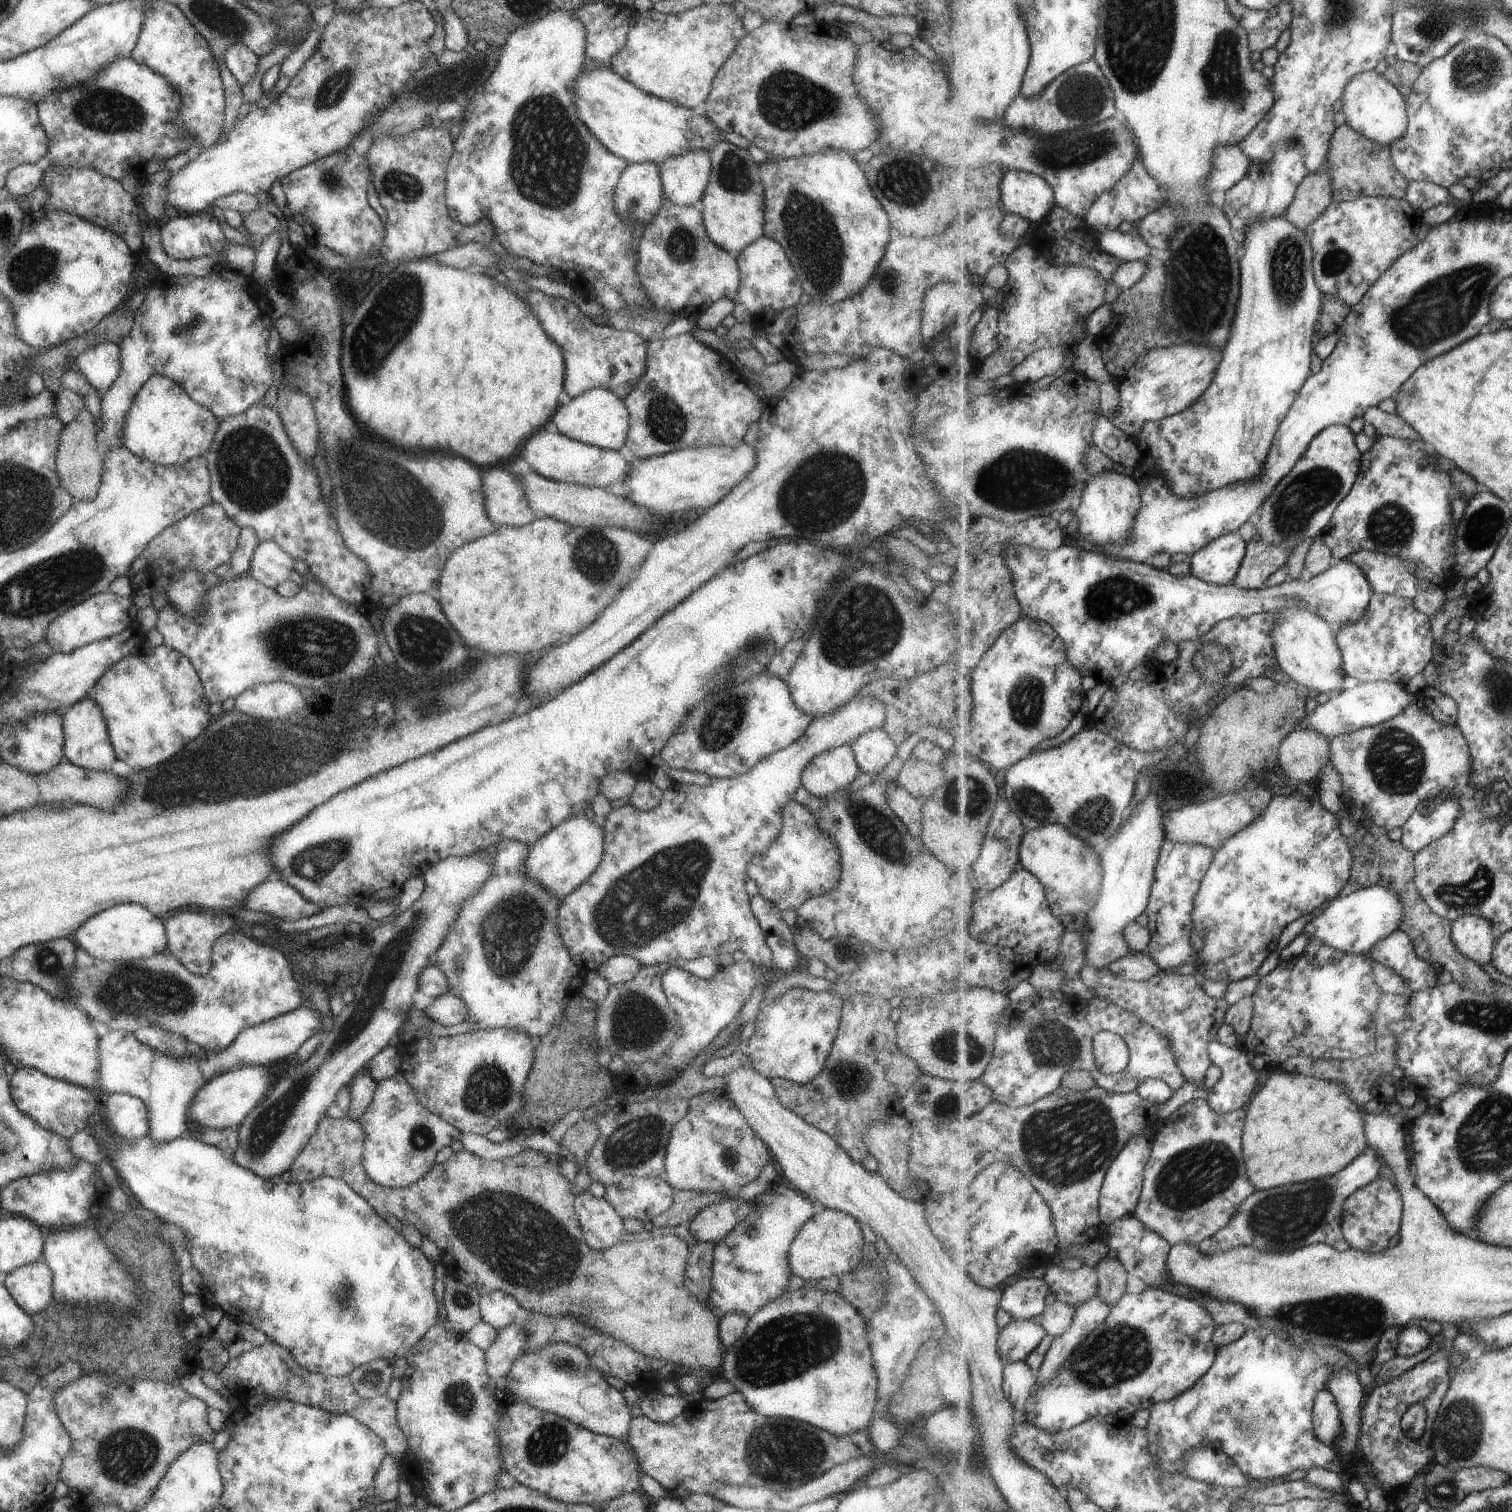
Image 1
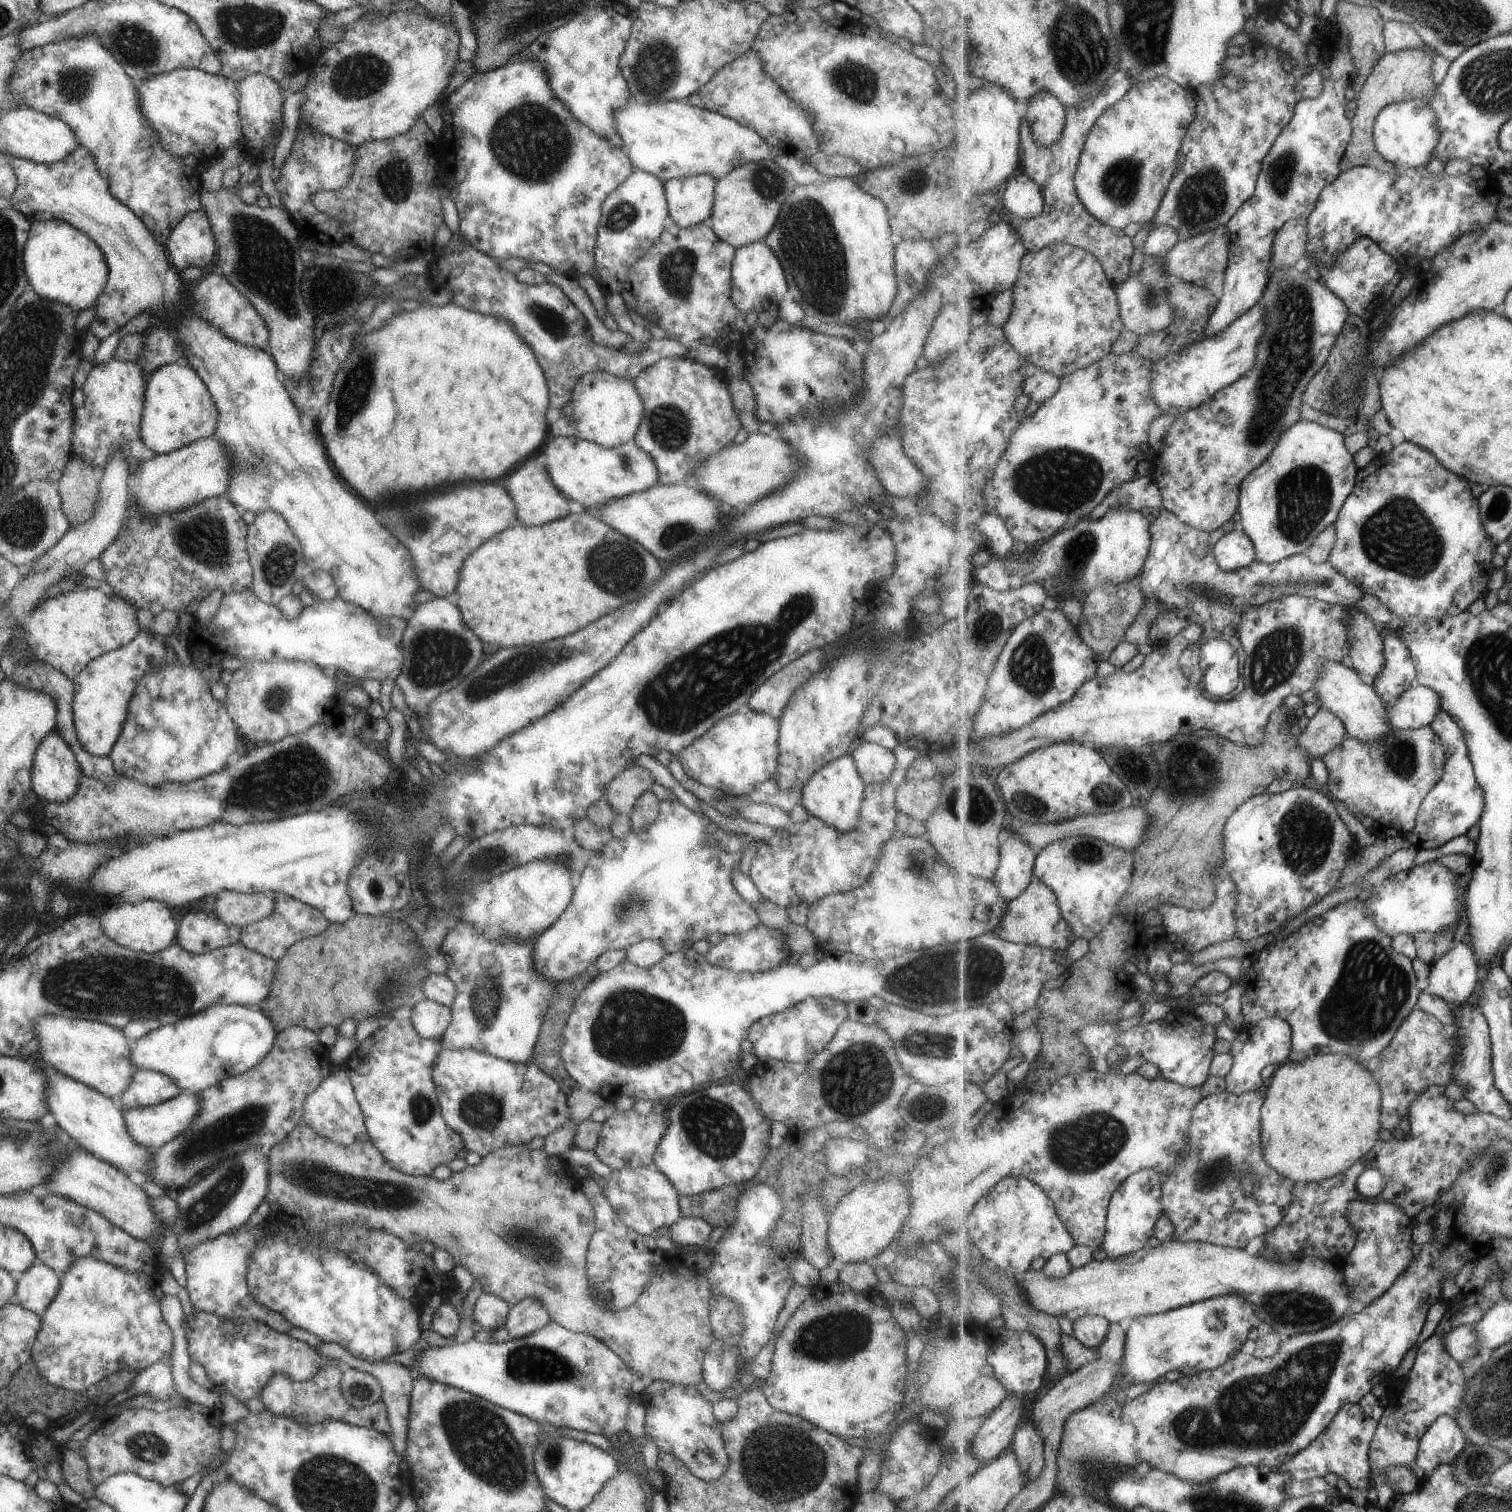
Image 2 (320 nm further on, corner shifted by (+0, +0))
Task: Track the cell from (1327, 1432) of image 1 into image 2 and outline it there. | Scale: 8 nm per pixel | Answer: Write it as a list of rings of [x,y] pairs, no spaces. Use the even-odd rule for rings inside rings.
[[[1347,1403],[1338,1412],[1334,1422],[1318,1436],[1314,1443],[1276,1470],[1287,1473],[1298,1481],[1336,1474],[1338,1478],[1345,1480],[1351,1489],[1358,1490],[1365,1497],[1369,1496],[1369,1492],[1374,1488],[1370,1450],[1378,1426],[1379,1421],[1369,1416],[1360,1403]]]

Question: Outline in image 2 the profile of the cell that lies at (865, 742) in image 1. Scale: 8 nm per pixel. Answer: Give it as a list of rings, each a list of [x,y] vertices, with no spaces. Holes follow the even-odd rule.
[[[858,741],[849,753],[864,785],[883,782],[894,770],[893,752],[881,744]]]

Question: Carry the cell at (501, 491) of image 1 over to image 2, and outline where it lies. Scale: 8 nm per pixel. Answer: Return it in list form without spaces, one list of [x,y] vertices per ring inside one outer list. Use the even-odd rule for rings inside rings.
[[[534,457],[525,459],[519,466],[515,467],[510,473],[497,480],[513,501],[518,524],[525,526],[541,526],[550,523],[552,520],[568,515],[573,509],[574,504],[554,484],[547,478],[544,466],[535,463]]]

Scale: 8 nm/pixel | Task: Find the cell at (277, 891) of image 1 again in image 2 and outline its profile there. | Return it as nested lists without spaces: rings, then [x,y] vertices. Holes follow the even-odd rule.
[[[221,891],[214,898],[212,913],[225,926],[235,925],[241,928],[264,919],[273,908],[272,898],[265,892]]]

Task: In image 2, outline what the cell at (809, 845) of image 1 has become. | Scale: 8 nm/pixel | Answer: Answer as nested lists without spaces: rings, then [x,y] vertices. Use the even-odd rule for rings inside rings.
[[[901,744],[891,751],[895,759],[894,770],[883,782],[864,785],[858,824],[853,831],[840,833],[809,815],[805,822],[789,822],[773,837],[759,844],[746,875],[763,899],[783,908],[795,904],[809,905],[821,897],[839,896],[856,889],[869,878],[883,843],[897,832],[894,818],[898,810],[894,805],[894,792],[904,781],[909,763],[926,754]]]

